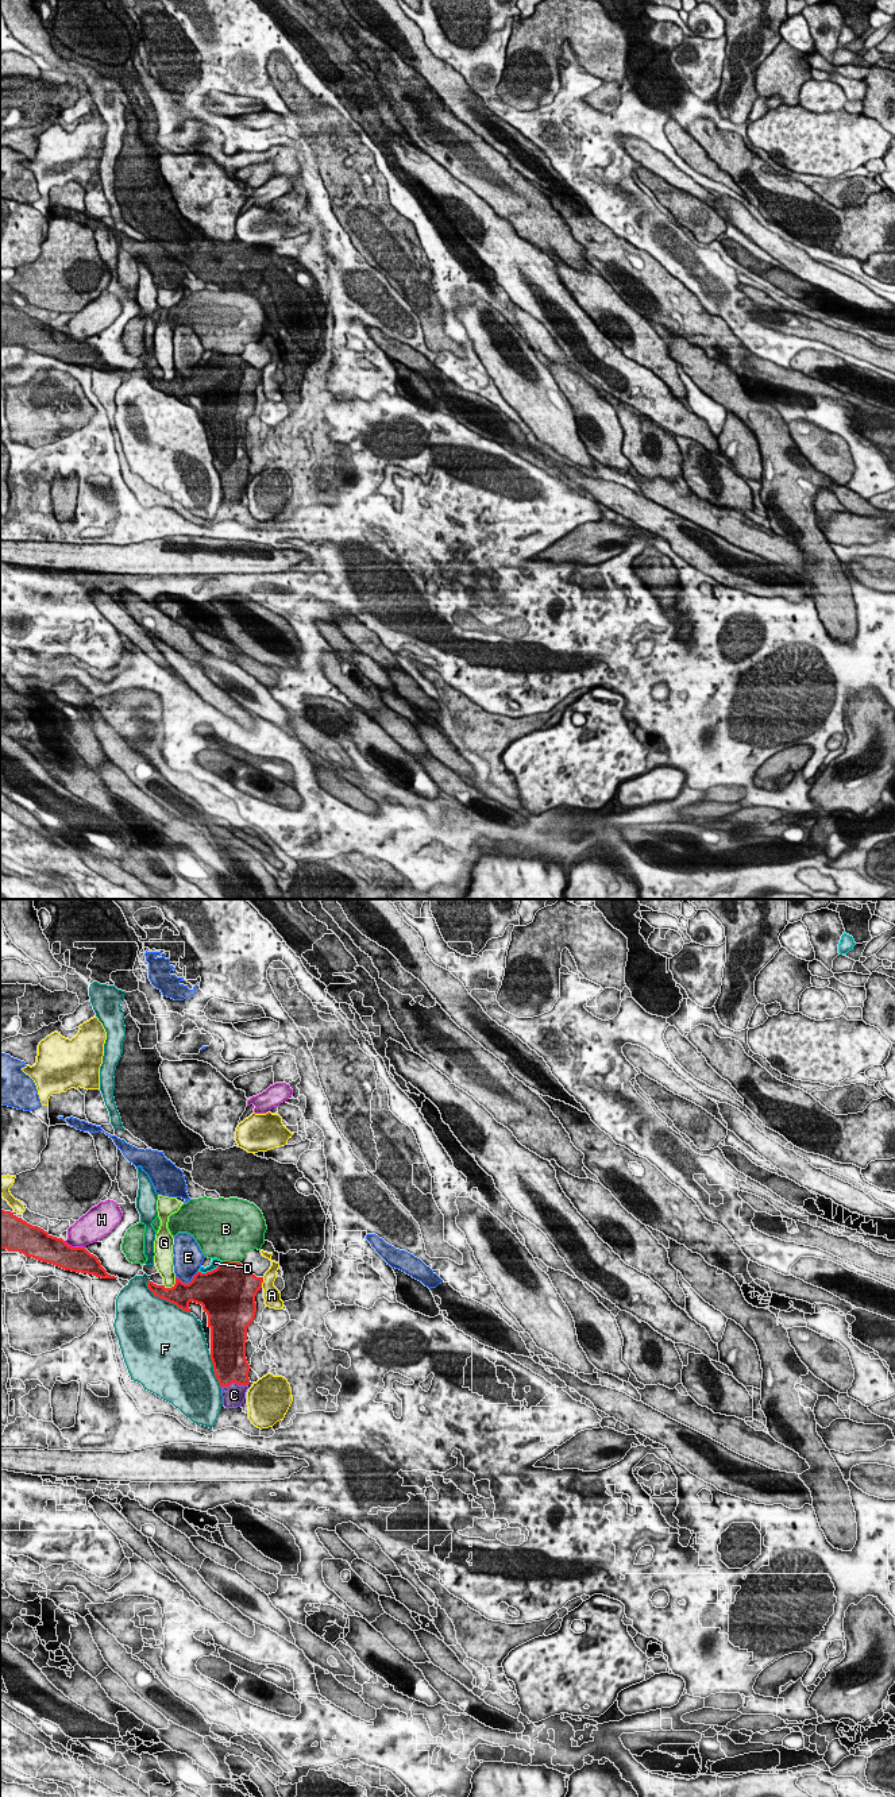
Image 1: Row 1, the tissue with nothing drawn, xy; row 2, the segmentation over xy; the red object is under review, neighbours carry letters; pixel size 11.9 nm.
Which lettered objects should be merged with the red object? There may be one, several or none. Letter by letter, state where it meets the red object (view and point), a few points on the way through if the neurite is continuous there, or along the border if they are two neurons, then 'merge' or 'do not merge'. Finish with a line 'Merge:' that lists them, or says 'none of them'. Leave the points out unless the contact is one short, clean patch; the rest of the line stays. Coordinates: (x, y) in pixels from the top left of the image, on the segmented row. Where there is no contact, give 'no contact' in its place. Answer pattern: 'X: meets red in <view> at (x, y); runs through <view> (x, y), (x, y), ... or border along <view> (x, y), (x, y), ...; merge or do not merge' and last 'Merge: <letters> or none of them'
A: meets red in xy at (262, 1281); do not merge
B: meets red in xy at (230, 1261); do not merge
C: meets red in xy at (234, 1381); runs through xy (230, 1364), (234, 1381), (234, 1395); merge
D: meets red in xy at (211, 1271); do not merge
E: meets red in xy at (189, 1283); do not merge
F: meets red in xy at (165, 1299); do not merge
G: meets red in xy at (172, 1287); border along xy (176, 1277), (170, 1287), (164, 1287); do not merge
H: meets red in xy at (74, 1248); do not merge
Merge: C

